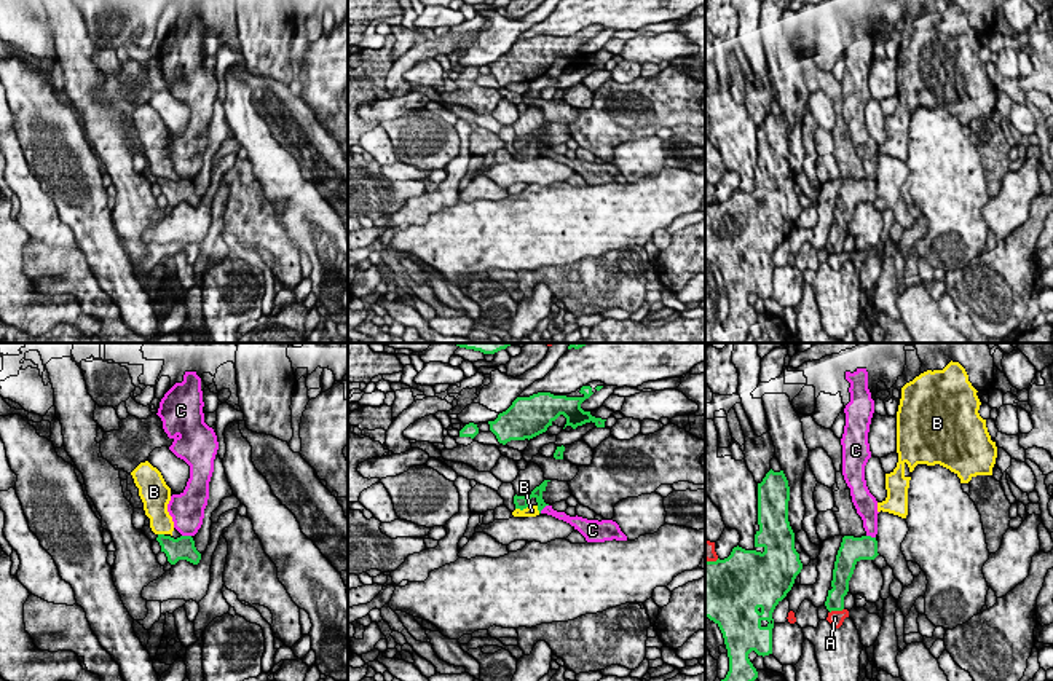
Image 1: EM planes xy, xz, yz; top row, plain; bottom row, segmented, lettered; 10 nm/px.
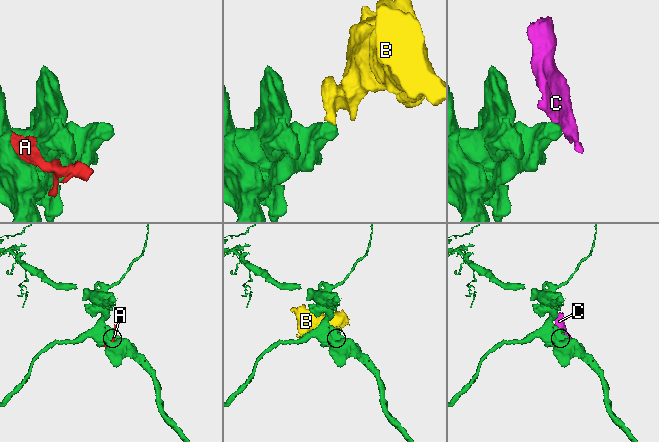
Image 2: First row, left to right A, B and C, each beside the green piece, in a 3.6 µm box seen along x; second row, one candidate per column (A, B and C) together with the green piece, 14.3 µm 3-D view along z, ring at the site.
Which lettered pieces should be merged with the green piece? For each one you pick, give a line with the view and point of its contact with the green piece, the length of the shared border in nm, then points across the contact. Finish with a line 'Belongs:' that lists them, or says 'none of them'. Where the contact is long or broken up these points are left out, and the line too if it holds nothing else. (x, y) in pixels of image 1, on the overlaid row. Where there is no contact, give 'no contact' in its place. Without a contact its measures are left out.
Belongs: none of them

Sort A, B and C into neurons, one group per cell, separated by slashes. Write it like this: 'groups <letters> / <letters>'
groups A / B / C

